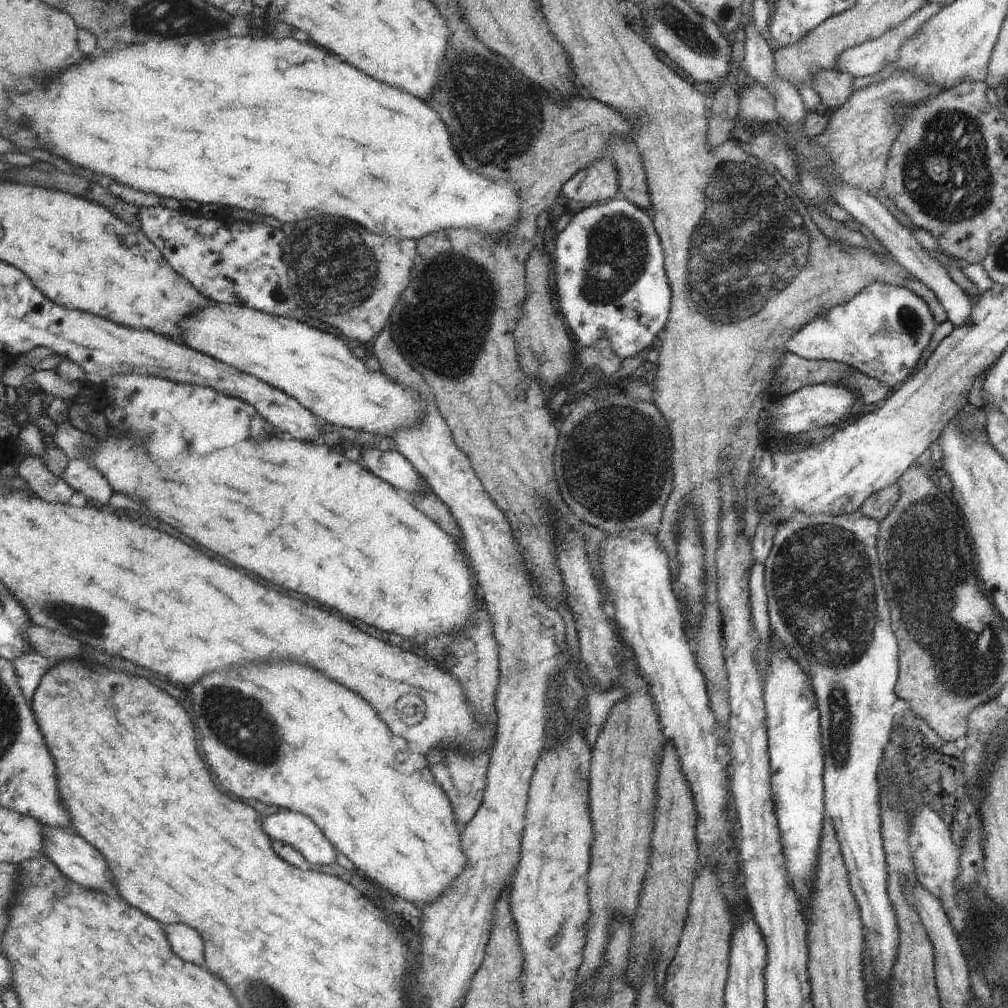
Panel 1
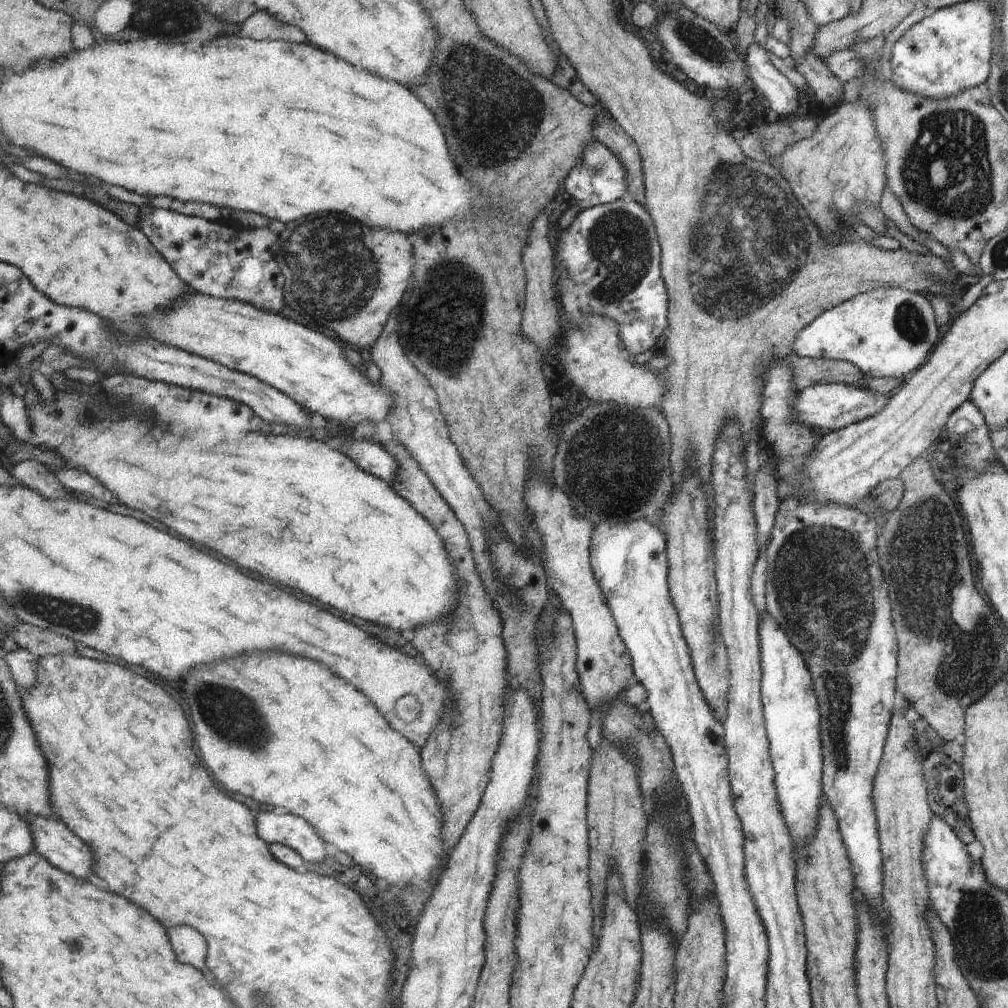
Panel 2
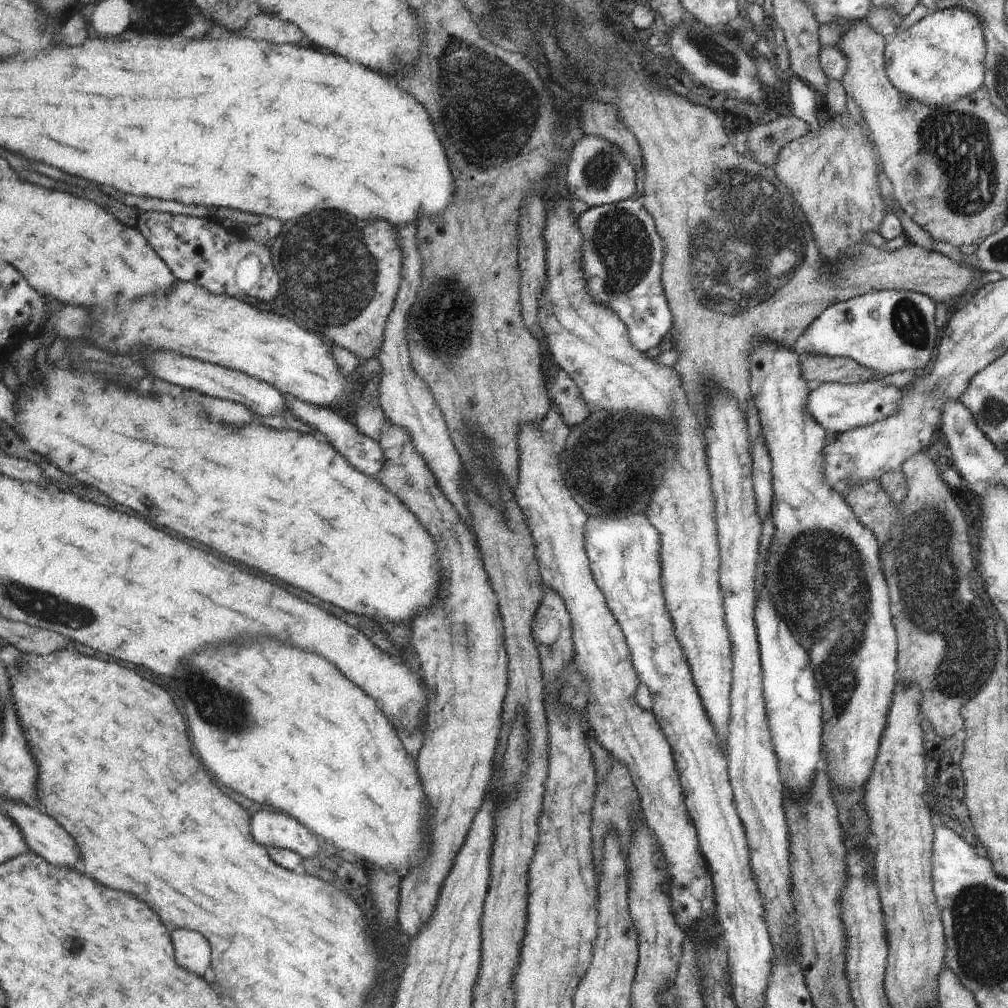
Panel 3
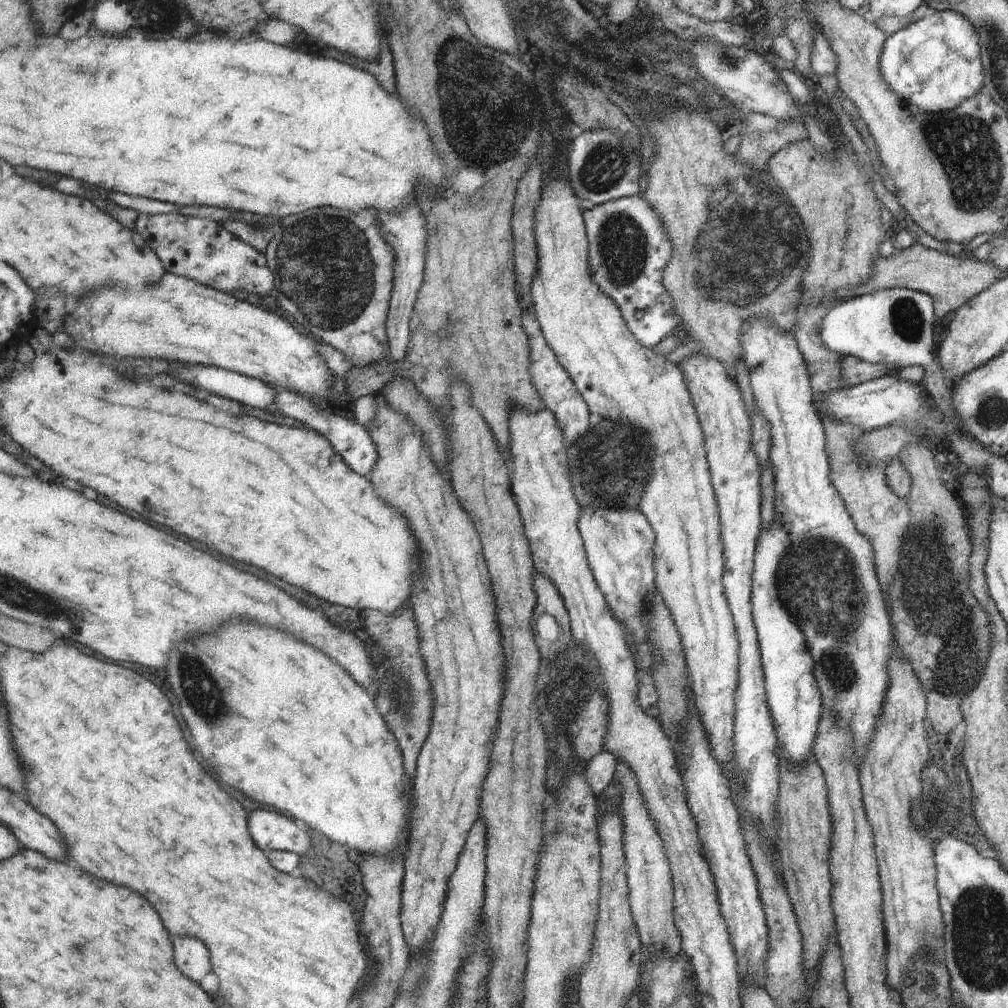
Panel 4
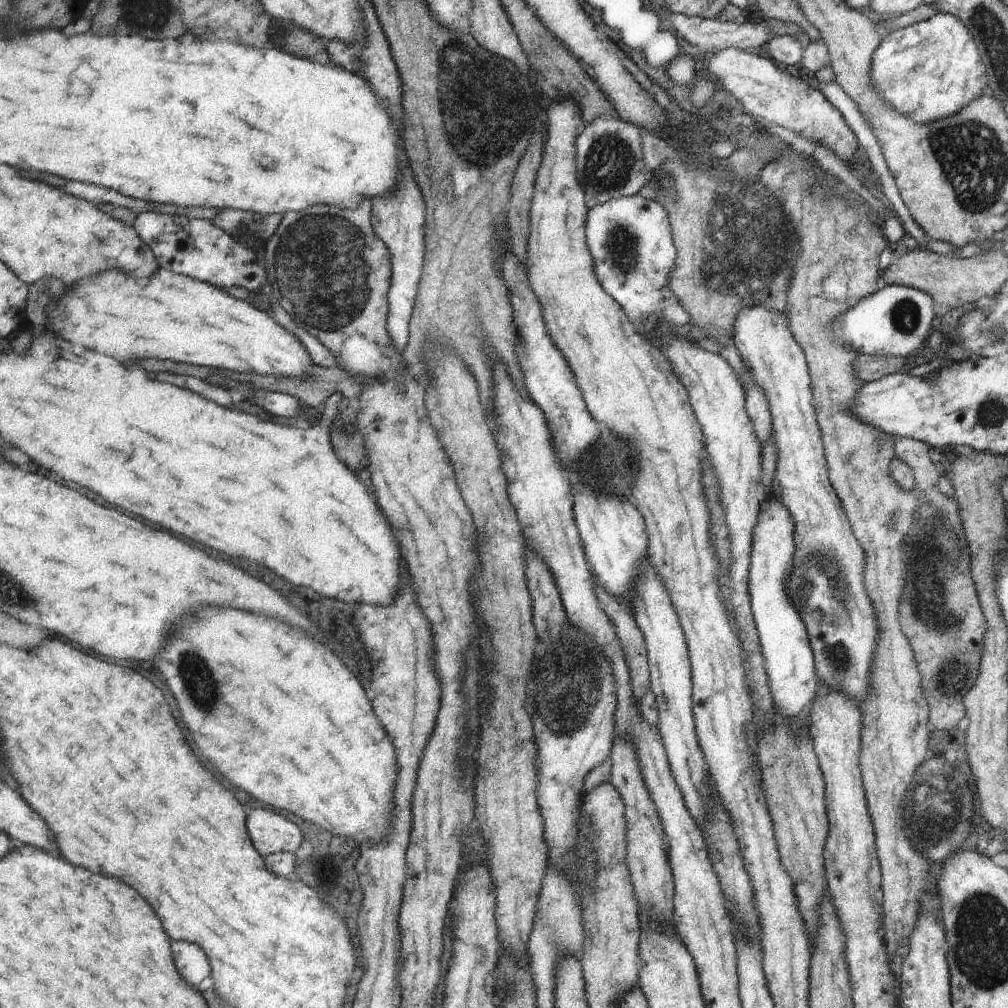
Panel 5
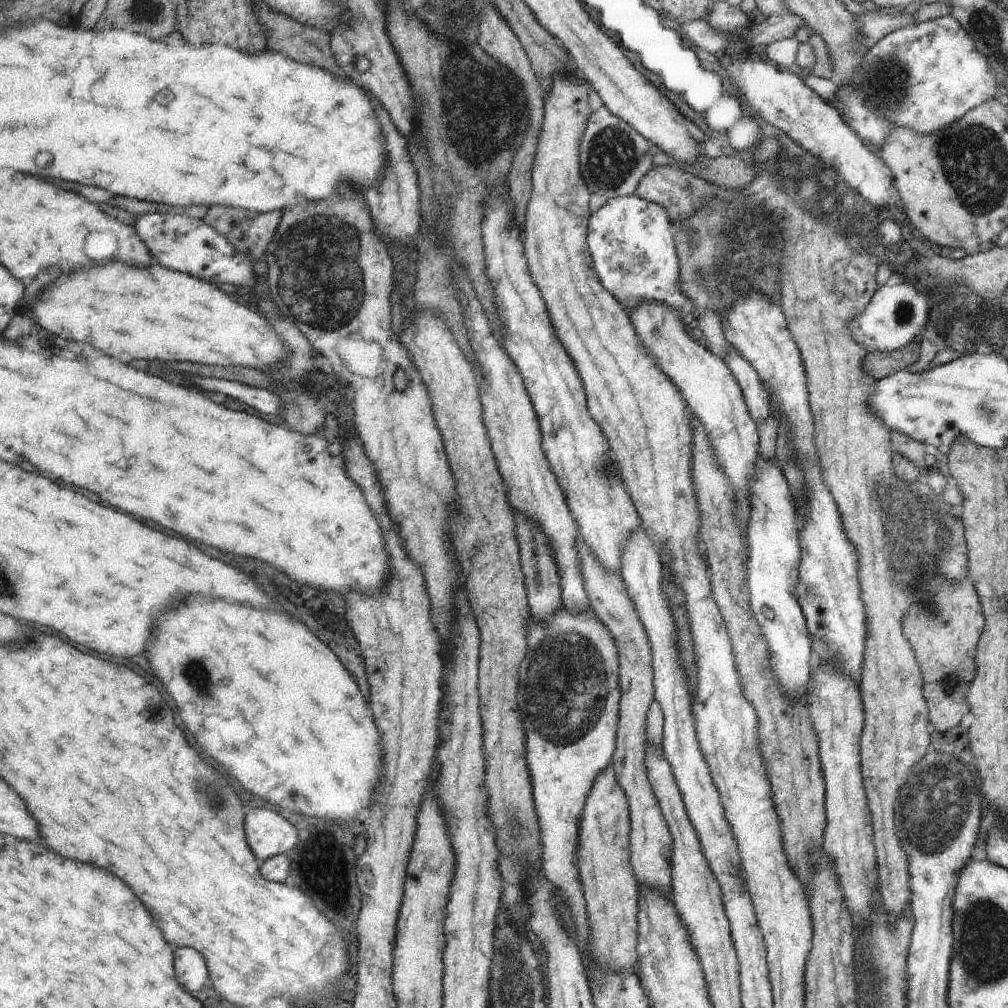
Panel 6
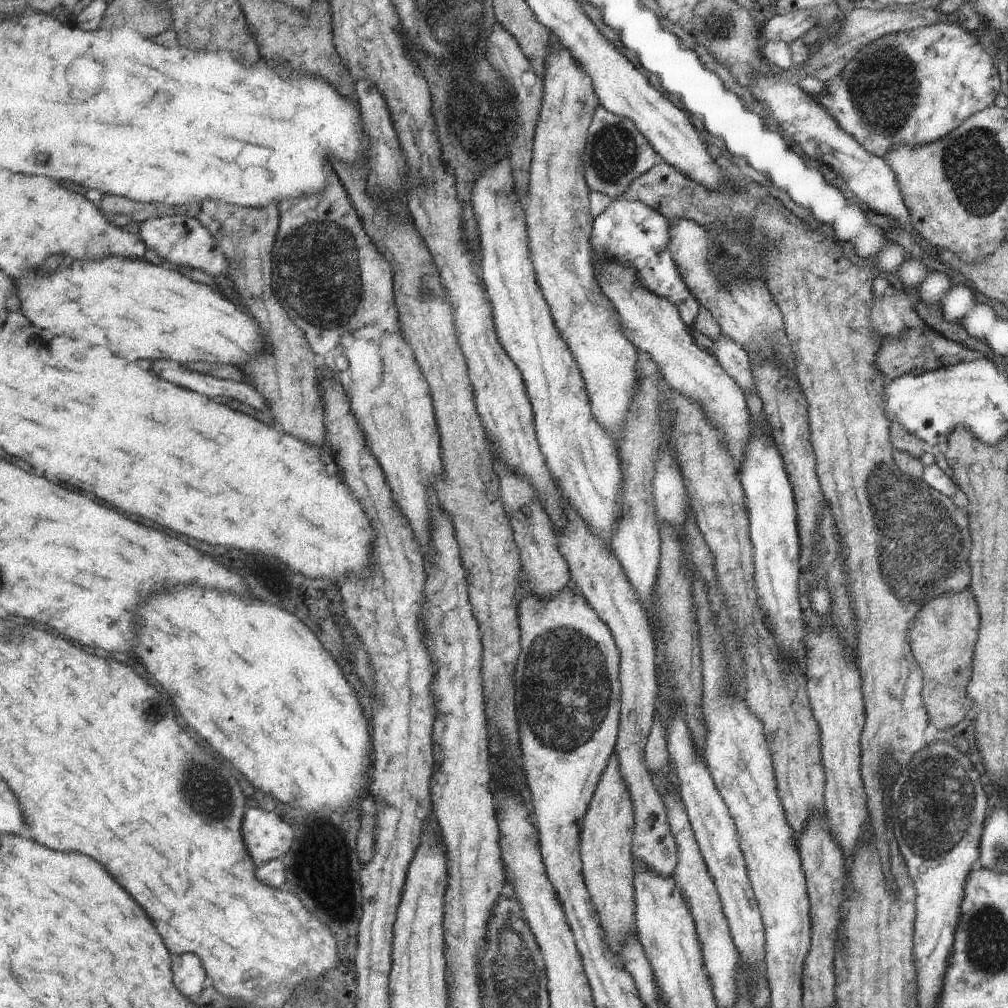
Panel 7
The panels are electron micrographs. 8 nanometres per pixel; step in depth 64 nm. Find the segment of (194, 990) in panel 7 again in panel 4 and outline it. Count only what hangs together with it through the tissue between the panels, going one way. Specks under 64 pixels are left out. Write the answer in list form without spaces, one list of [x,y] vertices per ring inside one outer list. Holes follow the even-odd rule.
[[[177,936],[173,938],[177,952],[177,966],[193,980],[201,982],[211,972],[211,952],[199,938]]]

